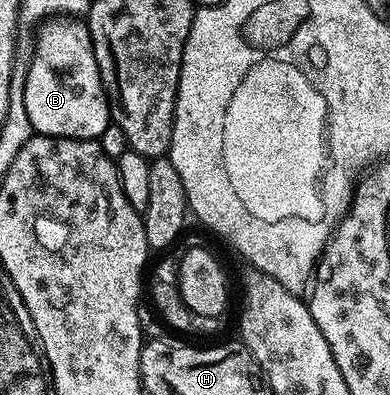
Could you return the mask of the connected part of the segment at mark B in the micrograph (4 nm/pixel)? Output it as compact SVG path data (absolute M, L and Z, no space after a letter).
M54 18L39 30L34 57L24 68L24 110L28 110L28 122L37 135L97 141L106 127L111 127L110 102L94 57L90 29L74 20Z

